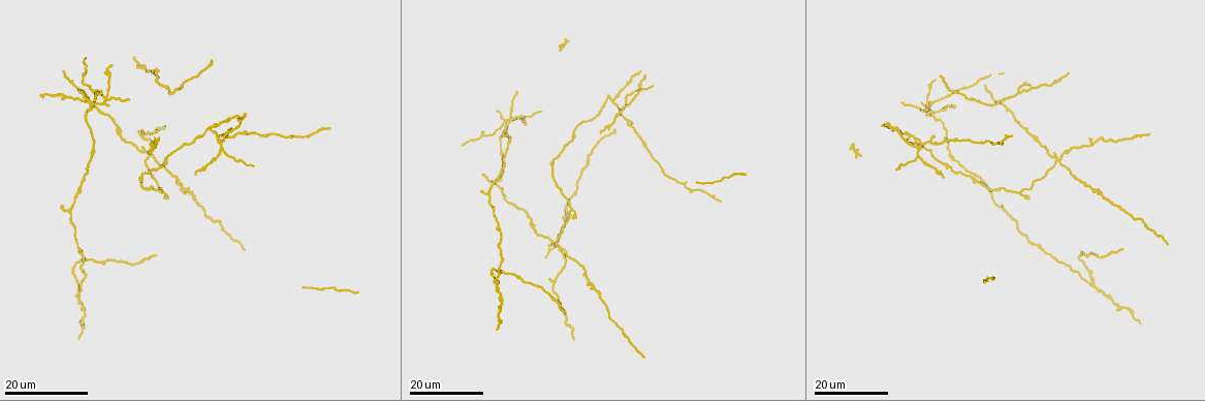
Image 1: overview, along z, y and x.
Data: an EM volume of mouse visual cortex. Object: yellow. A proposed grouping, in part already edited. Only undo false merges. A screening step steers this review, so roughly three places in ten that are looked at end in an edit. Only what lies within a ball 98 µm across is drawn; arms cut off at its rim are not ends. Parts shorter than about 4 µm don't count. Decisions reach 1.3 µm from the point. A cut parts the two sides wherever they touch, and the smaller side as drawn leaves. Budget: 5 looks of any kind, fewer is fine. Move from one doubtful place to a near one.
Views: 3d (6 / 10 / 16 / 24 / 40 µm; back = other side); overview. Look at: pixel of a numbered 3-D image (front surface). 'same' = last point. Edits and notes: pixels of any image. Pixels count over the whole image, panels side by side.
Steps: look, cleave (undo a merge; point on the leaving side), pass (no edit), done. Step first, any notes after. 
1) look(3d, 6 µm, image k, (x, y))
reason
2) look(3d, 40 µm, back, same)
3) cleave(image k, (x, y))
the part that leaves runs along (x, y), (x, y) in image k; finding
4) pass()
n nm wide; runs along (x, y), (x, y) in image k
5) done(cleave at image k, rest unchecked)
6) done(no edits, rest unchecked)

look(3d, 24 µm, image 1, (154, 80))
a fork

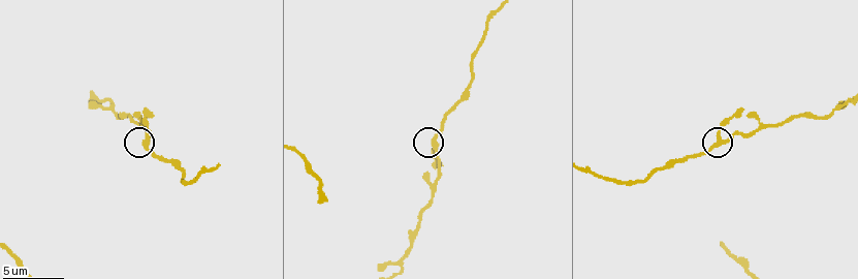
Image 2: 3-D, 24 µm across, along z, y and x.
look(3d, 10 µm, image 2, (144, 142))

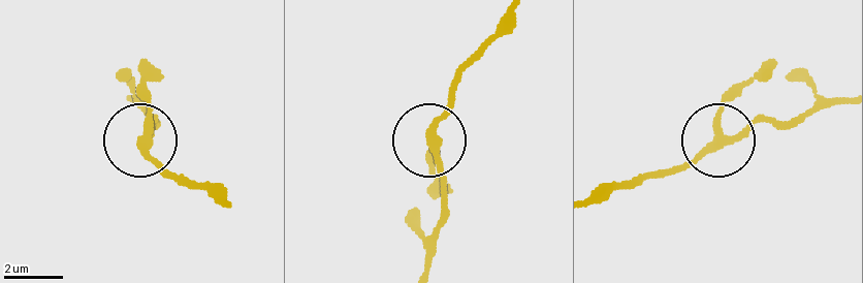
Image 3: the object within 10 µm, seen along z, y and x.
pass()
side arm 18 µm; one neuron here

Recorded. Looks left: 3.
look(3d, 24 µm, image 1, (89, 127))
three-way junction

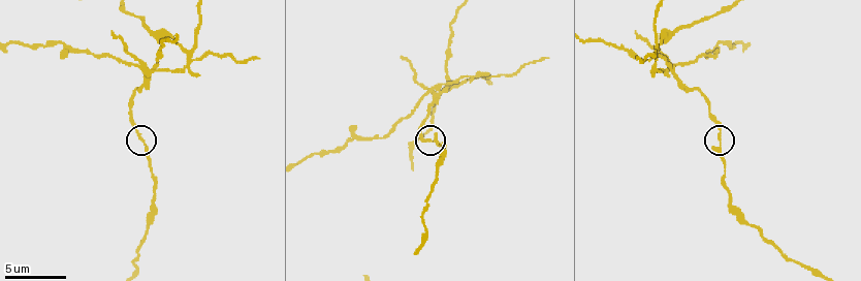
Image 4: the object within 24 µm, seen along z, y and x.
look(3d, 10 µm, image 4, (142, 139))

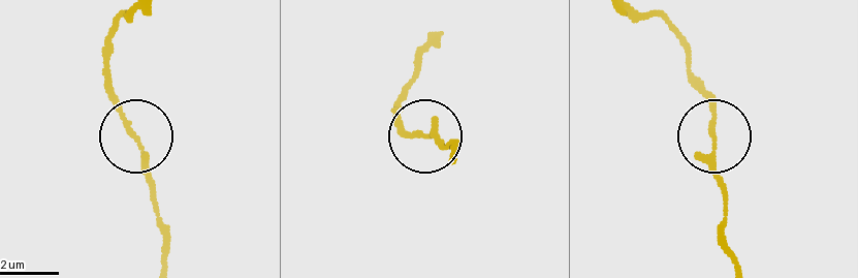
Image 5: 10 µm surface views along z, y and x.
pass()
3 arms; runs along (133, 8), (112, 45), (112, 90), (136, 142), (160, 228) in image 5; all the same neuron

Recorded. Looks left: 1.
done(no edits, rest unchecked)

